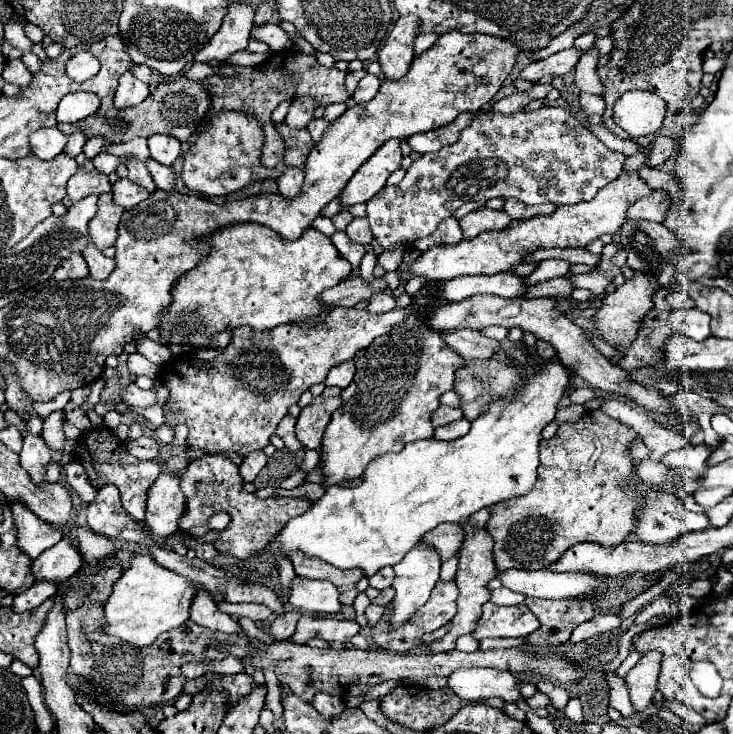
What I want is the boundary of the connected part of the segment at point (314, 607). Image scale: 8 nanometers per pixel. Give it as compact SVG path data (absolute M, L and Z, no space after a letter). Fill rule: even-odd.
M296 577L292 581L290 603L304 613L324 613L336 615L342 611L340 591L330 581L312 581L304 577Z

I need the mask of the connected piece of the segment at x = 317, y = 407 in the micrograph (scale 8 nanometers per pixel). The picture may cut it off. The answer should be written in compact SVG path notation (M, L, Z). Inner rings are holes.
M314 397L314 401L302 409L296 421L296 437L306 449L318 449L318 441L322 441L322 433L330 423L332 411L342 405L340 397Z

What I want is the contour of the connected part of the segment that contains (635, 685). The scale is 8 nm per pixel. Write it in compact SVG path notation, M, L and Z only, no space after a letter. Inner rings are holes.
M652 651L642 655L638 665L626 675L634 711L642 713L648 709L658 685L658 673L660 673L660 653Z

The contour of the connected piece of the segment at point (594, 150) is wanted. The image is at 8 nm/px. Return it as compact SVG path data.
M542 107L538 111L522 111L516 115L500 115L494 111L474 115L470 127L460 133L454 145L442 147L438 153L422 155L406 171L404 179L394 187L384 187L366 203L366 217L380 247L394 245L394 241L414 243L420 237L428 237L436 231L438 223L448 219L460 205L468 201L488 201L494 197L520 199L526 205L554 203L574 205L590 201L594 195L614 181L624 165L624 155L610 151L582 121L578 121L564 107Z

